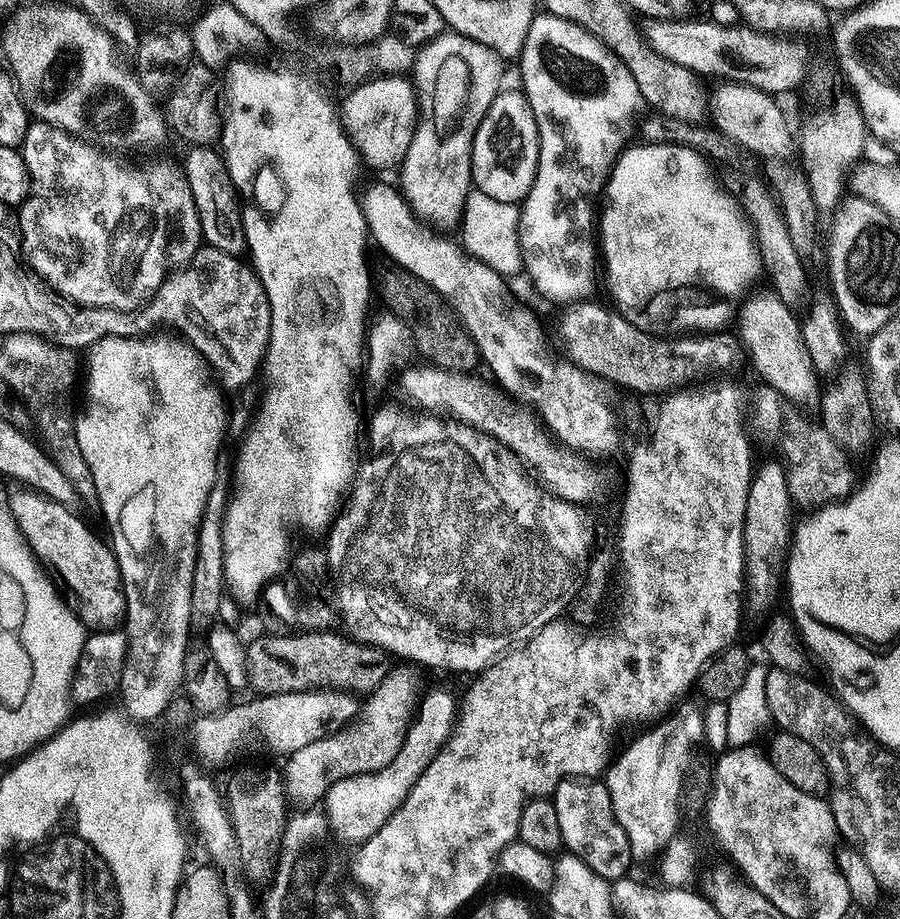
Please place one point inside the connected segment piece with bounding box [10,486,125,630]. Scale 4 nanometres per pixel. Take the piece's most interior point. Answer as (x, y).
(55, 534)

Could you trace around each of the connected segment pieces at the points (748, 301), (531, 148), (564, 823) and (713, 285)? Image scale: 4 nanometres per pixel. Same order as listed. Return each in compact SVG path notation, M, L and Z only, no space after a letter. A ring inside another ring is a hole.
M765 290L750 295L743 297L744 305L741 308L739 305L734 320L734 324L740 327L738 339L743 351L752 359L757 374L764 379L763 383L780 393L785 401L793 400L796 406L815 405L819 401L822 384L816 381L818 373L810 362L810 350L806 350L806 342L802 338L801 321L775 292Z
M499 91L472 139L472 182L475 191L490 194L490 198L498 198L498 202L520 204L532 189L539 153L538 126L523 91Z
M569 778L560 781L550 799L554 810L558 810L558 826L562 829L563 847L571 855L582 858L582 862L586 862L586 866L590 866L590 870L594 870L594 874L598 874L604 880L615 882L625 879L629 875L628 867L634 863L634 857L630 850L630 842L626 838L626 830L622 830L614 814L607 784L596 778Z
M639 142L625 147L624 151L616 158L611 172L608 173L608 182L606 185L606 197L608 196L608 205L603 205L602 211L598 216L598 244L602 249L602 268L608 271L608 292L612 295L611 303L615 311L620 313L626 322L638 326L643 332L653 334L682 334L691 332L699 334L720 330L725 327L724 324L733 319L734 304L732 308L732 299L736 295L739 297L747 291L746 286L755 278L761 275L760 252L756 249L756 242L753 237L750 225L739 205L737 199L727 196L722 192L715 180L712 178L712 172L709 161L693 148L684 148L681 144L665 144L663 142Z

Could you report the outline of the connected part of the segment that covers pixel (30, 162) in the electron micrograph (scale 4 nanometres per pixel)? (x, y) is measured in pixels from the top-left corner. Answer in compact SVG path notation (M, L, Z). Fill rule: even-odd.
M39 122L29 123L26 134L18 151L24 157L24 165L28 171L28 182L30 185L30 195L22 205L20 220L24 223L24 244L32 248L36 244L36 232L40 235L40 240L44 243L44 252L48 256L57 256L64 263L64 277L57 282L55 291L63 299L79 304L86 308L113 308L119 312L139 312L154 293L162 286L166 274L171 274L177 268L182 268L189 264L194 253L202 246L200 234L200 223L198 222L198 210L194 206L194 198L190 194L190 186L186 182L183 171L176 168L152 168L149 172L135 172L132 168L123 168L120 164L115 164L111 155L105 154L99 148L93 148L90 144L85 144L83 140L75 139L56 128L52 124L42 124Z

